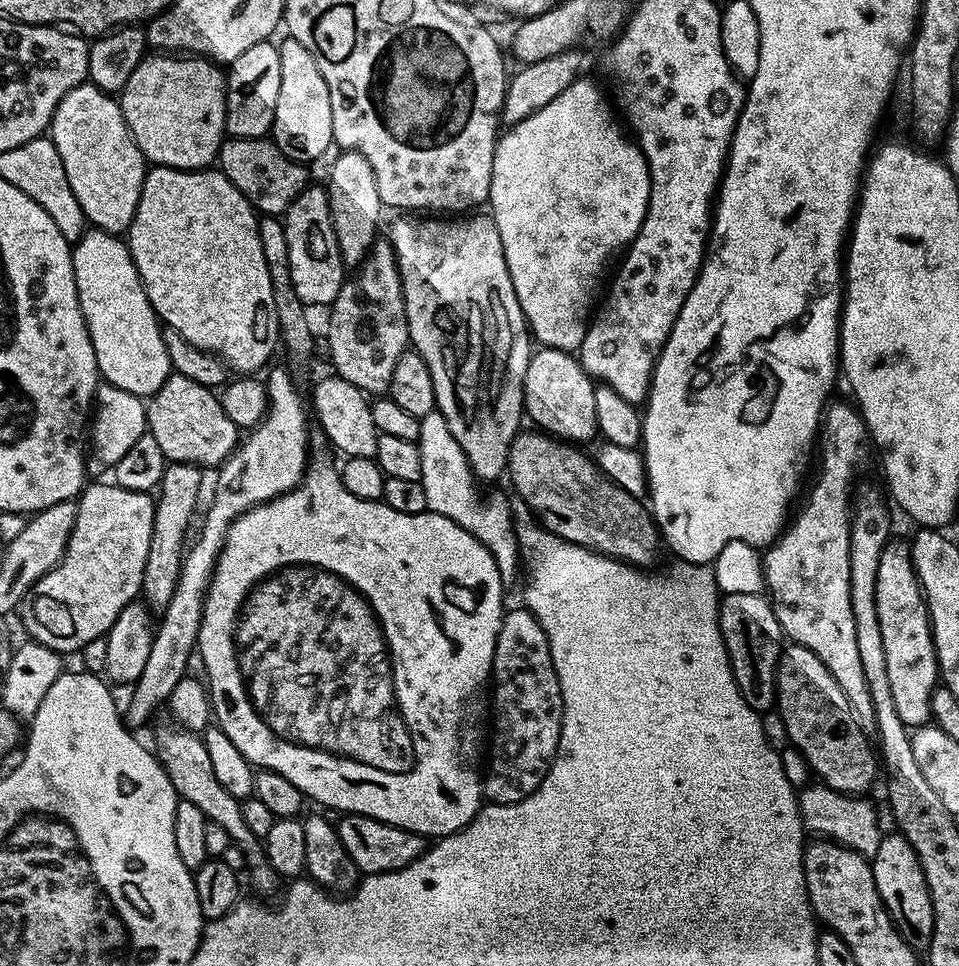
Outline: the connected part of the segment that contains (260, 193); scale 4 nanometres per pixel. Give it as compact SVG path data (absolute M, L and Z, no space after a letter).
M268 138L259 140L225 139L220 146L218 168L226 178L230 178L233 186L252 203L253 209L265 216L283 217L288 207L310 184L309 169L298 163L297 160L286 158L286 154L282 154L282 150L278 150L276 143Z

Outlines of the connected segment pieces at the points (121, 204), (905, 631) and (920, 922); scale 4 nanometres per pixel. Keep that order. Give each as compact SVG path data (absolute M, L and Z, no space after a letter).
M90 82L74 86L74 90L67 92L54 110L50 138L62 157L62 166L66 169L70 190L74 190L74 198L78 198L78 206L82 206L85 221L93 229L101 232L127 233L130 222L138 210L146 161L126 126L119 99L115 95L103 92L101 88Z
M893 539L882 550L882 558L878 562L878 580L876 582L876 602L878 608L878 626L882 628L882 647L886 650L886 671L890 678L890 690L894 697L894 707L897 708L902 722L907 724L909 729L915 730L922 724L931 721L932 714L930 712L930 698L934 694L934 690L938 686L938 677L940 675L940 667L936 664L936 651L934 650L934 642L932 641L932 626L928 623L928 607L924 604L924 594L920 591L920 583L916 577L916 571L912 565L912 550L907 543L904 544L900 540Z
M899 834L885 835L877 852L870 858L870 863L876 889L898 934L910 947L926 950L934 934L934 910L918 854L914 854L914 846L910 846L910 842L906 842L906 838Z

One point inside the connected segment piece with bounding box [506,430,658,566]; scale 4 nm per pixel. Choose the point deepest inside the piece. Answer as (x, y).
(570, 496)

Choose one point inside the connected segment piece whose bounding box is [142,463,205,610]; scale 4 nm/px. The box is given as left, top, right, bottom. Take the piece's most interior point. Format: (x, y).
(179, 488)

